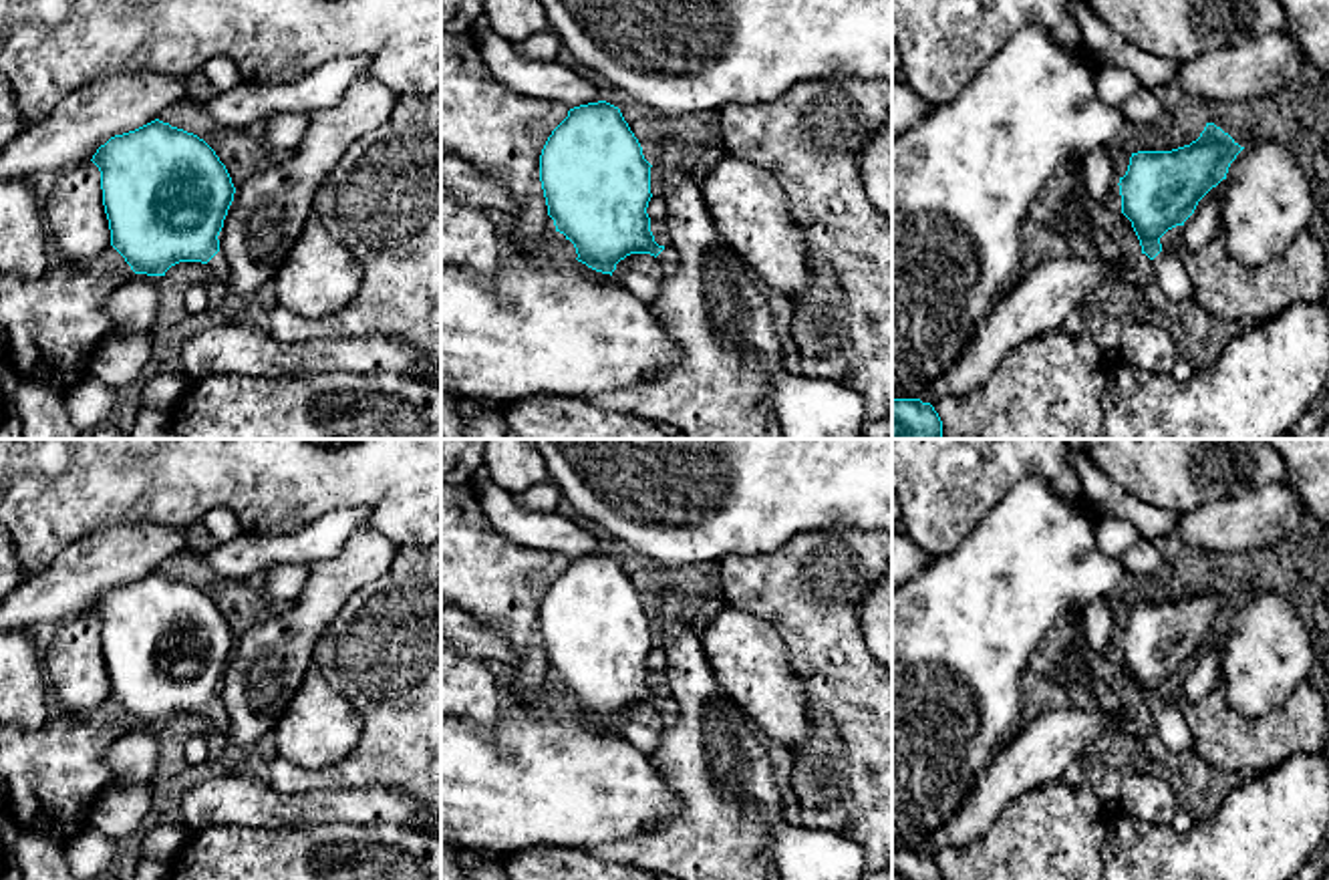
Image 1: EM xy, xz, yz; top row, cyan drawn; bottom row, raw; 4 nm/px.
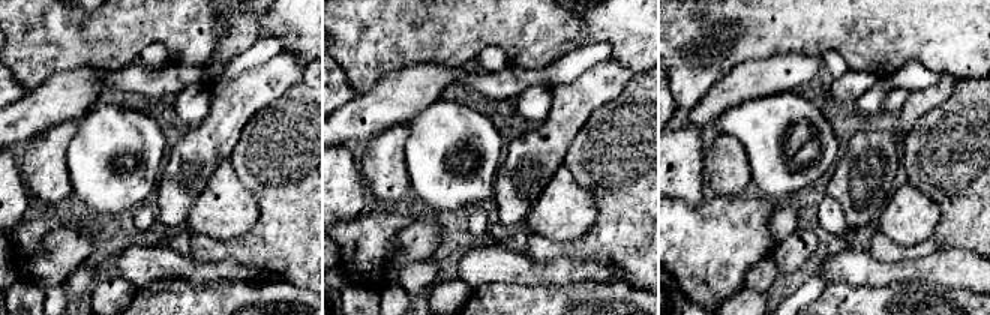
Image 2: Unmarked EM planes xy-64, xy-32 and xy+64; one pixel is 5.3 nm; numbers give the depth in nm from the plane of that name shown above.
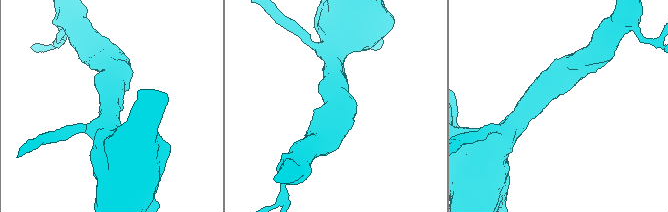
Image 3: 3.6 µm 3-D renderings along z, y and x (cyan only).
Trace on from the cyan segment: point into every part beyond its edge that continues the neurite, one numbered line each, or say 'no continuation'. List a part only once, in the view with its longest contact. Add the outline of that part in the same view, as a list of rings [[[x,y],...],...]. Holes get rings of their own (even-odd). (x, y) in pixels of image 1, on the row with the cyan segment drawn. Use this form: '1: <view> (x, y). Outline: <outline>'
1: xy (218, 266). Outline: [[[219,252],[205,266],[209,270],[209,282],[219,282],[228,286],[228,262]]]

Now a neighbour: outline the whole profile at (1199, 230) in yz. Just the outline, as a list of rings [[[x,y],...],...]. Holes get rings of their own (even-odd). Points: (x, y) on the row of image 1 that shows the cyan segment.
[[[1222,179],[1216,187],[1212,187],[1196,205],[1194,213],[1182,226],[1182,242],[1190,252],[1200,250],[1210,244],[1212,238],[1220,230],[1220,207],[1224,199],[1224,183]]]

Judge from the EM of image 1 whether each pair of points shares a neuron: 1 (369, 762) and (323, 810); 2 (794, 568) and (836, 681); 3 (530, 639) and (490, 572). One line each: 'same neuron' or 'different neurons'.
1: different neurons
2: same neuron
3: same neuron

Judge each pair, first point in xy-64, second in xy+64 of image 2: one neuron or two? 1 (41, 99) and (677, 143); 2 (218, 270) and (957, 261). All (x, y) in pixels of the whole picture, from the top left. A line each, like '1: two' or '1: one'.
1: two
2: one

